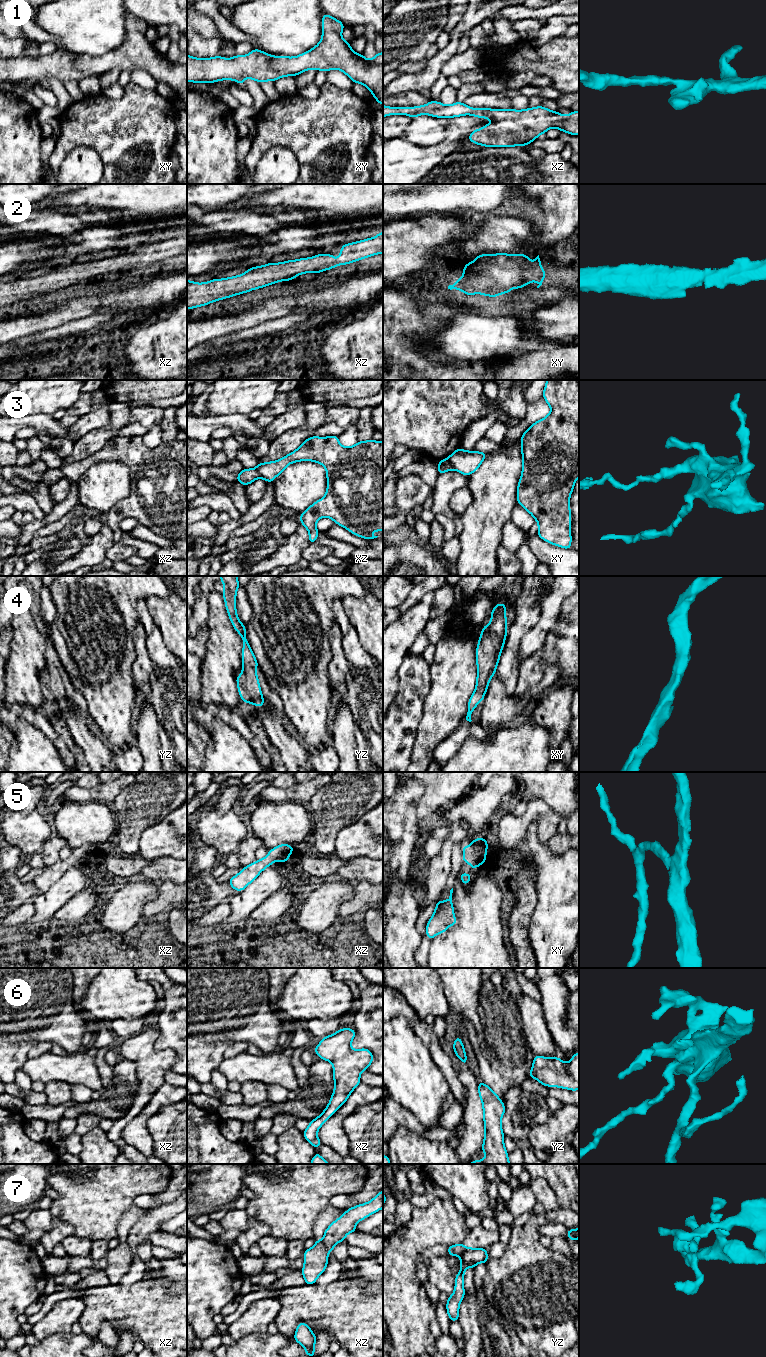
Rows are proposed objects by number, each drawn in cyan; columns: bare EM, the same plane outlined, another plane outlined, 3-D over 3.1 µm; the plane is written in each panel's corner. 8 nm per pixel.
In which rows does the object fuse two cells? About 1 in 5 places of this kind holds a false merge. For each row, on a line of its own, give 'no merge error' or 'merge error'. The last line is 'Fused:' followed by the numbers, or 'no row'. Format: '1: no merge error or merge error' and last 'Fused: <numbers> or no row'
1: no merge error
2: no merge error
3: merge error
4: no merge error
5: no merge error
6: no merge error
7: merge error
Fused: 3, 7

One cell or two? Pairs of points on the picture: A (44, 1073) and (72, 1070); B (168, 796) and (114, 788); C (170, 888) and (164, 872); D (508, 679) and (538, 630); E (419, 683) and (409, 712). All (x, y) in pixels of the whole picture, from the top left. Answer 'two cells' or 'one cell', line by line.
A: one cell
B: two cells
C: two cells
D: two cells
E: one cell

